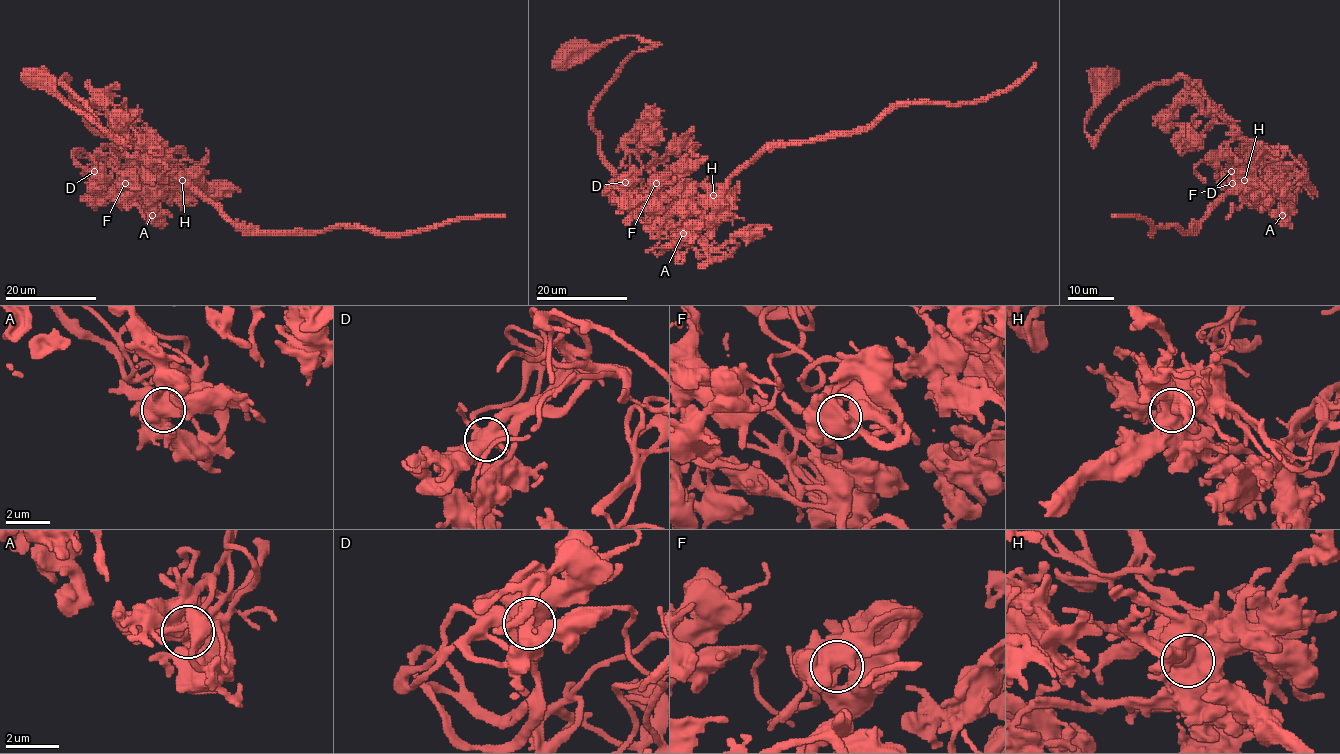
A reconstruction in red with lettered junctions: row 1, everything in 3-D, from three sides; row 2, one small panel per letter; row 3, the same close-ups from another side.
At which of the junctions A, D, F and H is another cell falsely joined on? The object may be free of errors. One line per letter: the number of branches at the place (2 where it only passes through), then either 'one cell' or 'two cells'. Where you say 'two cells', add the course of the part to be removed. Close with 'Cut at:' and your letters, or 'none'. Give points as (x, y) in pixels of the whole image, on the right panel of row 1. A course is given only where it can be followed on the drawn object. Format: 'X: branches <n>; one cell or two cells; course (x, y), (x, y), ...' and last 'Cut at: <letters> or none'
A: branches 2; one cell
D: branches 2; one cell
F: branches 1; one cell
H: branches 2; two cells; course (1245, 180), (1191, 232), (1184, 232), (1179, 227), (1160, 227), (1152, 233), (1152, 228), (1141, 217), (1112, 215)
Cut at: H

